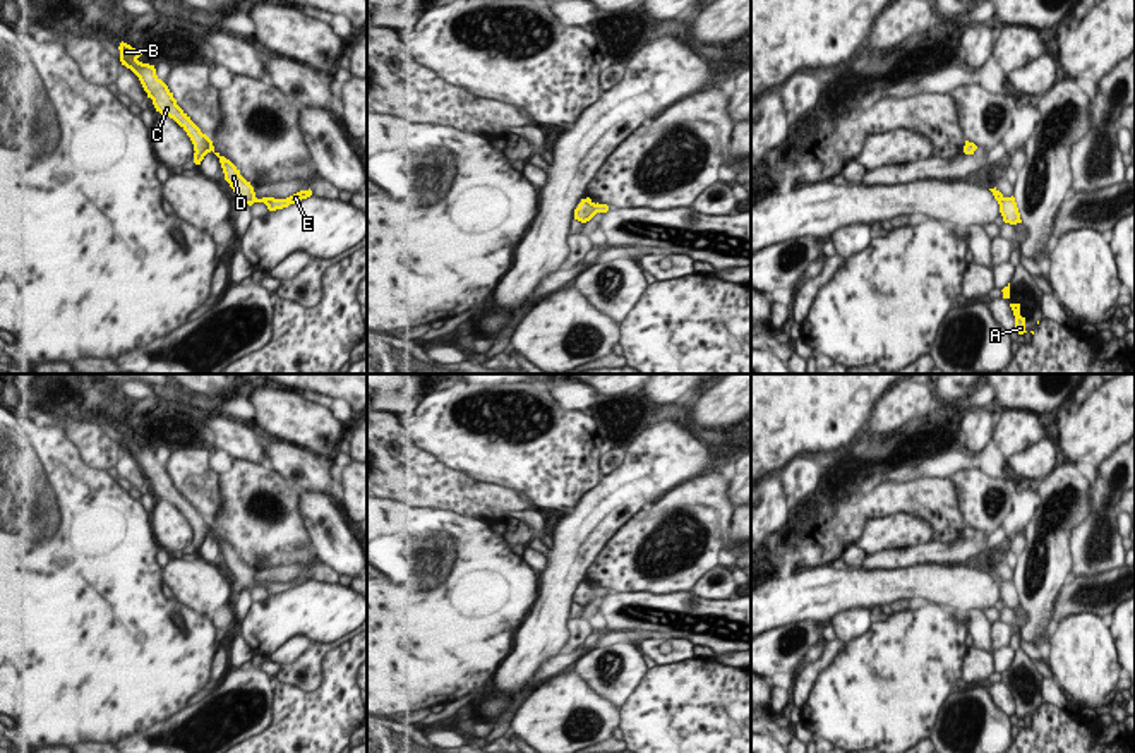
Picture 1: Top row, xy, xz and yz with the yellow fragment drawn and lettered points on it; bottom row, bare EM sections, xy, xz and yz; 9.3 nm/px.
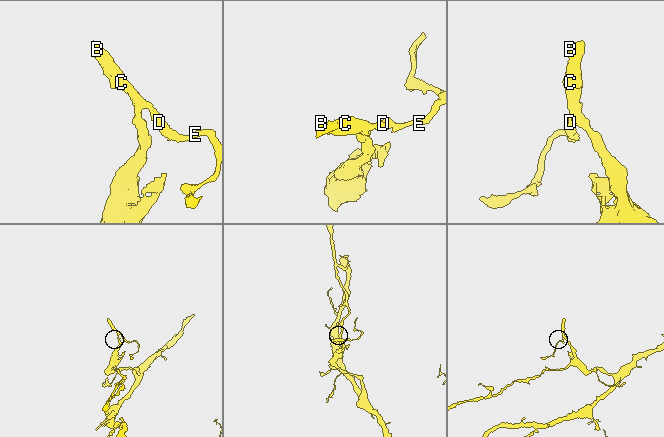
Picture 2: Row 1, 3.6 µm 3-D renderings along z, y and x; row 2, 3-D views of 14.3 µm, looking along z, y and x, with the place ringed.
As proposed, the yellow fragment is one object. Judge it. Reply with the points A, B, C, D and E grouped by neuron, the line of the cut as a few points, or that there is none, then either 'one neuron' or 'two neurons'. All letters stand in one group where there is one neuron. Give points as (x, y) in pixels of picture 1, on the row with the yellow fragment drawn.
A B C D E | no cut | one neuron

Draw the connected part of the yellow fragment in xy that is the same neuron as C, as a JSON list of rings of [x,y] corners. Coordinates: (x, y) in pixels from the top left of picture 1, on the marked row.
[[[123,41],[120,43],[118,50],[120,50],[122,65],[130,69],[139,77],[144,91],[147,93],[147,98],[153,99],[156,111],[159,111],[161,117],[173,118],[187,132],[195,151],[194,163],[201,165],[204,156],[211,151],[219,158],[225,180],[230,184],[238,201],[249,206],[252,206],[254,202],[264,202],[269,211],[276,211],[312,196],[312,190],[309,189],[309,190],[300,190],[286,199],[274,199],[274,197],[257,199],[250,182],[247,182],[240,175],[240,170],[230,160],[214,151],[213,141],[206,134],[202,134],[201,129],[190,120],[190,117],[177,105],[173,93],[156,75],[154,65],[139,62],[137,58],[142,53]]]

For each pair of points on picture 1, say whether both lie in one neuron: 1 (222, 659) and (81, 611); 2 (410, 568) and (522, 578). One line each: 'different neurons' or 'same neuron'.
1: different neurons
2: same neuron

